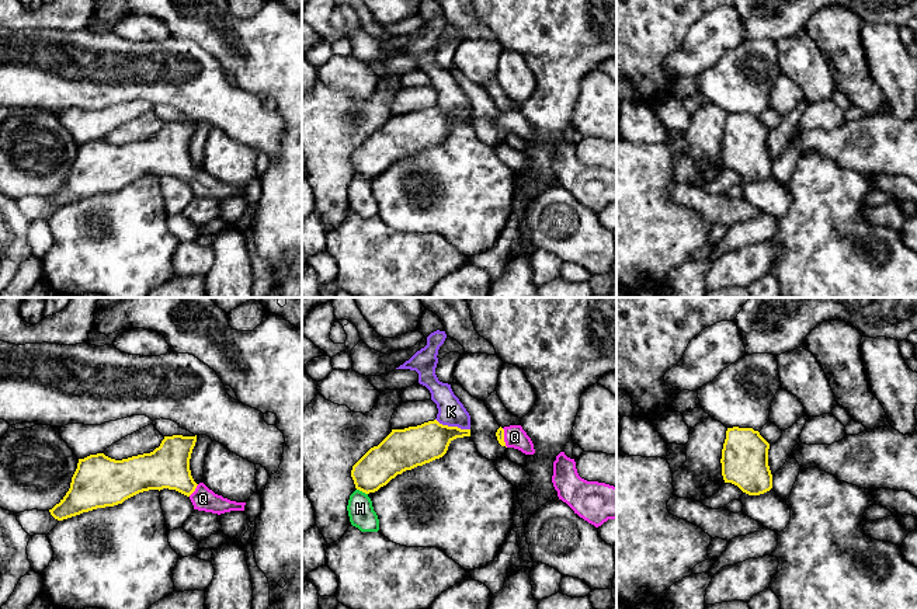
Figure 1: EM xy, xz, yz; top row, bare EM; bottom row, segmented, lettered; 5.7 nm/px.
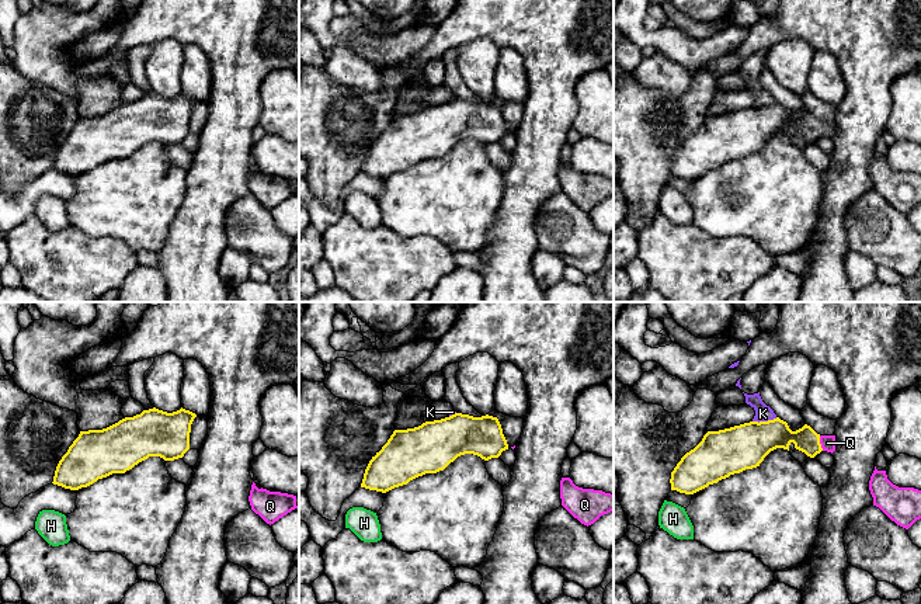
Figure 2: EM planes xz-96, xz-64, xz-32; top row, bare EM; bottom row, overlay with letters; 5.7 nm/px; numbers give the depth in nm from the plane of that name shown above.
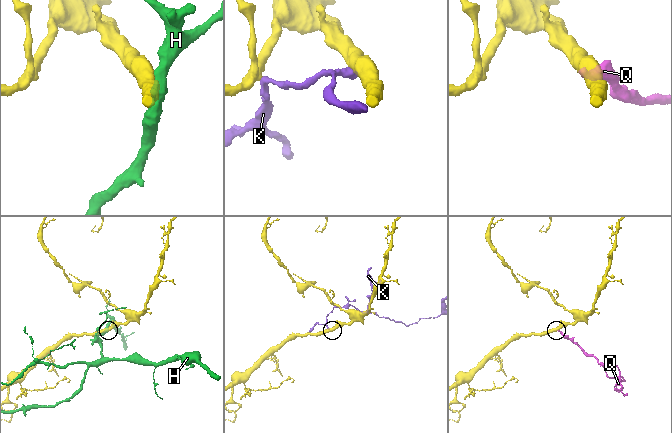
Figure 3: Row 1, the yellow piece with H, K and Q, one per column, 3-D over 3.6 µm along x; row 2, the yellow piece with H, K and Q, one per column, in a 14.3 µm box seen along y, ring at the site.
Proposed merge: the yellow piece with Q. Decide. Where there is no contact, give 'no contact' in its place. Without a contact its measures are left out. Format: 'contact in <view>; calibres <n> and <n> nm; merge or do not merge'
contact in xz; calibres 50 and 130 nm; merge

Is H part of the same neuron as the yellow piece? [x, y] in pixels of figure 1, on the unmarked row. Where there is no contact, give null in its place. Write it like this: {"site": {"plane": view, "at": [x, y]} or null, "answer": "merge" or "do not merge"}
{"site": {"plane": "xz", "at": [363, 177]}, "answer": "do not merge"}

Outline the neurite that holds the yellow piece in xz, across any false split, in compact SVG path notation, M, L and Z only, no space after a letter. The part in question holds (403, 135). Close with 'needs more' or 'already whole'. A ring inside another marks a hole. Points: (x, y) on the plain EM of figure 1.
M437 105L392 118L371 133L351 156L355 174L369 180L397 160L442 143L456 123L470 122L470 115L448 112Z; already whole

